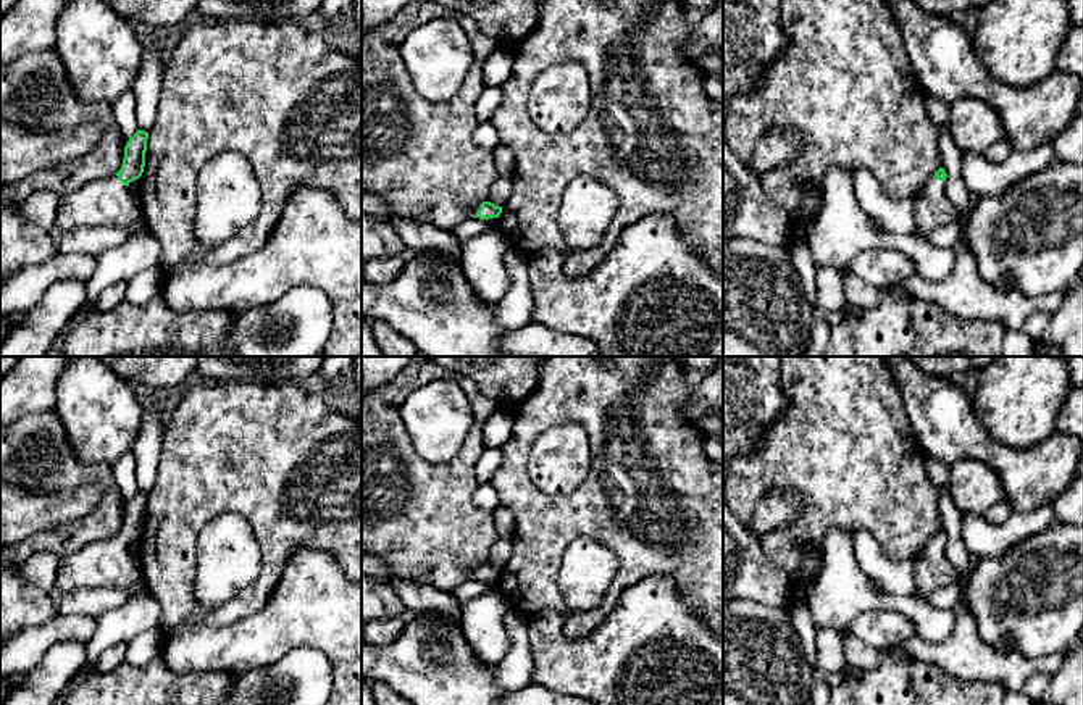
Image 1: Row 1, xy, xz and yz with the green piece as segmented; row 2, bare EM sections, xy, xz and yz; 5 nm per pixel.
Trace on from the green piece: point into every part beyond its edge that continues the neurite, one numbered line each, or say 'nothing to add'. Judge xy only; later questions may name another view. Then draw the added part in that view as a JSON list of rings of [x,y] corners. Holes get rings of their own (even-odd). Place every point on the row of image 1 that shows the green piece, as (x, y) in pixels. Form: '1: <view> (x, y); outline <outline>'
1: xy (105, 202); outline [[[110,176],[60,197],[53,236],[98,226],[129,229],[140,219],[139,197],[131,195],[118,176]]]

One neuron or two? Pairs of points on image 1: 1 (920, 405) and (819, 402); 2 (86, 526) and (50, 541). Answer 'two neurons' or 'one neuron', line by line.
1: two neurons
2: one neuron

